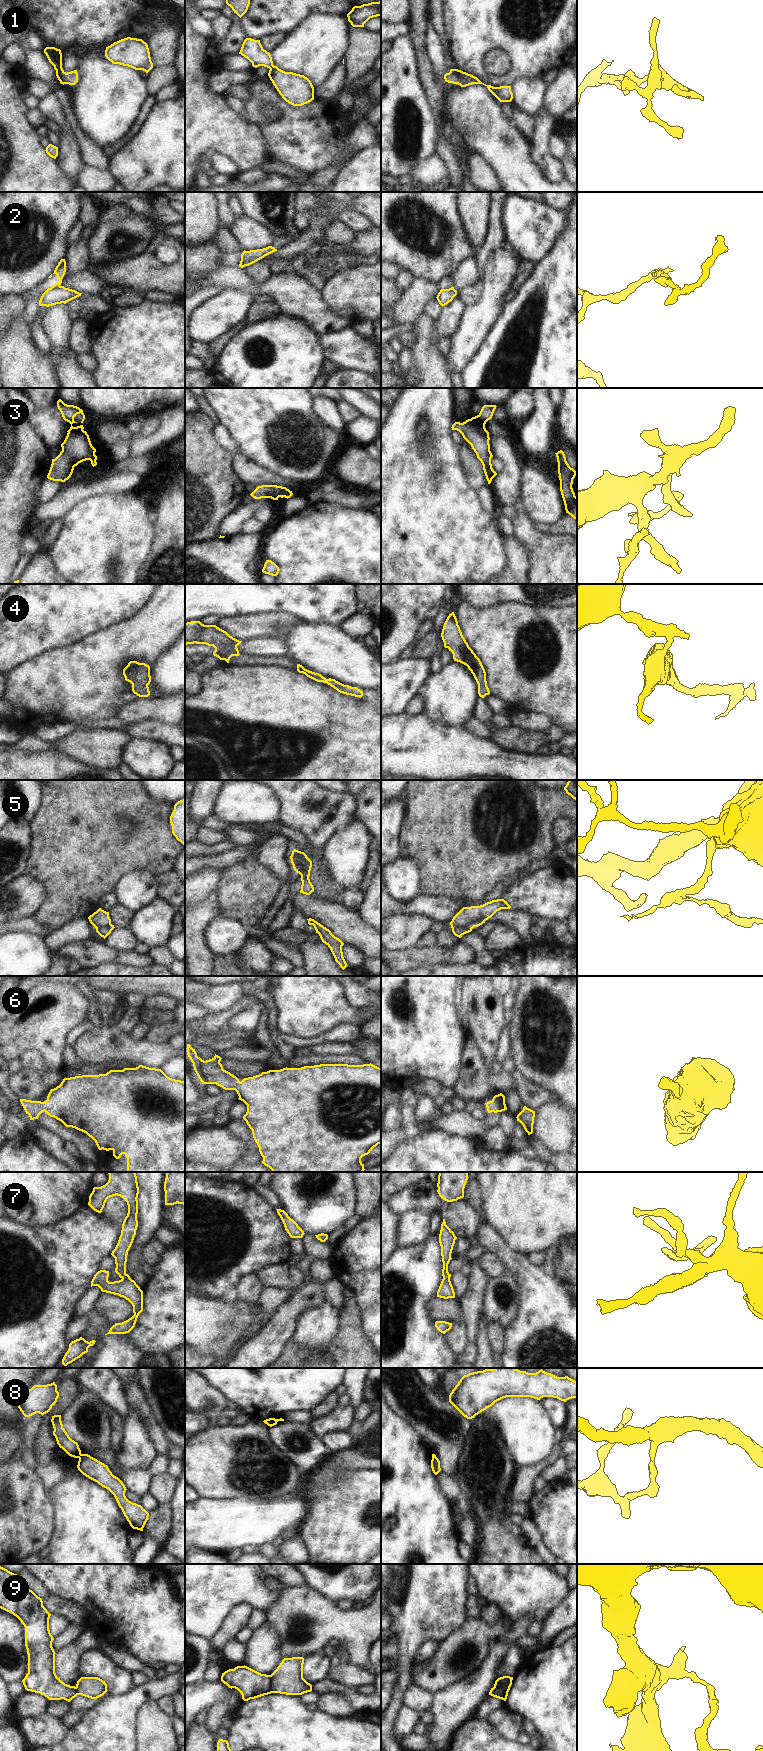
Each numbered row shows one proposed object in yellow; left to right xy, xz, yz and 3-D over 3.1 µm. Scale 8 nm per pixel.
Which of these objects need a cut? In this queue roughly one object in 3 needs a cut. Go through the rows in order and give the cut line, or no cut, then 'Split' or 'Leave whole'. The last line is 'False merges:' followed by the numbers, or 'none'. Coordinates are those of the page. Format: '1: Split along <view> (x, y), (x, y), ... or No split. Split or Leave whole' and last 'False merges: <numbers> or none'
1: No split. Leave whole
2: Split along xy (59, 285), (47, 290). Split
3: No split. Leave whole
4: No split. Leave whole
5: Split along xz (302, 852), (304, 857), (298, 863), (297, 872). Split
6: No split. Leave whole
7: No split. Leave whole
8: Split along xy (81, 1454), (78, 1457). Split
9: Split along xz (270, 1675), (272, 1677), (272, 1692). Split
False merges: 2, 5, 8, 9

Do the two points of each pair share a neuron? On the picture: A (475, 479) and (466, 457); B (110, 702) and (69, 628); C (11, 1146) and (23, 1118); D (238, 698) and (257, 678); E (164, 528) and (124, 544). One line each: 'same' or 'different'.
A: same
B: different
C: different
D: same
E: different

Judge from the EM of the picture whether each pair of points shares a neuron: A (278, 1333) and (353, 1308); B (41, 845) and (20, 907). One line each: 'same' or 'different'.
A: different
B: different

